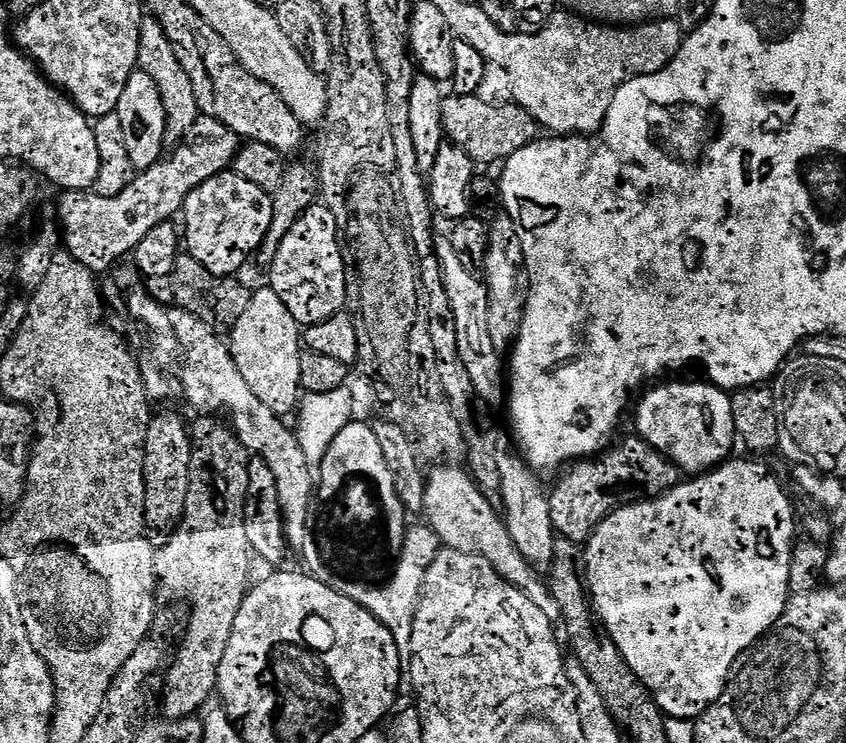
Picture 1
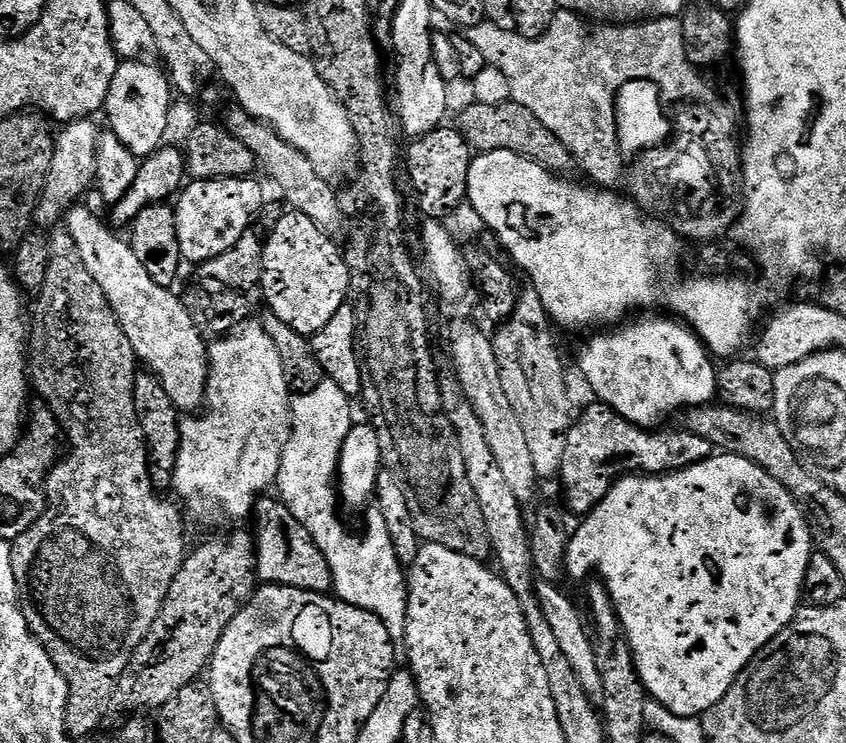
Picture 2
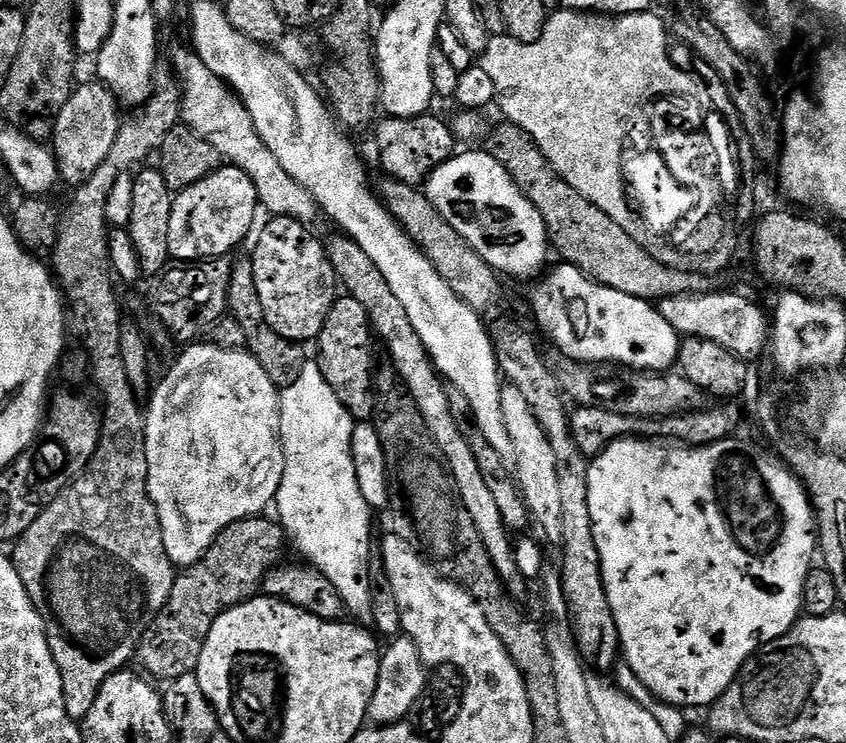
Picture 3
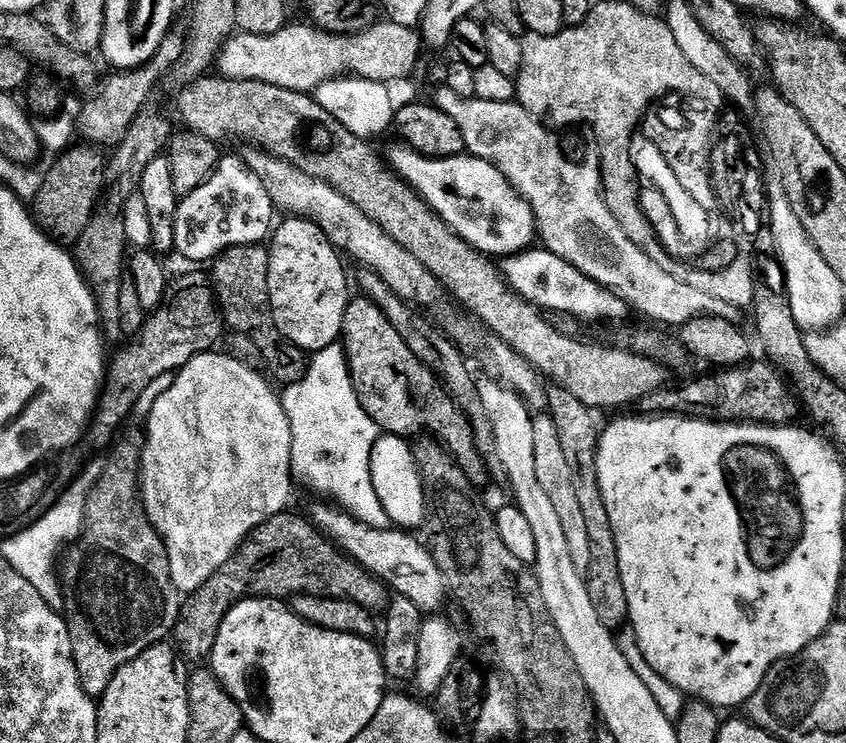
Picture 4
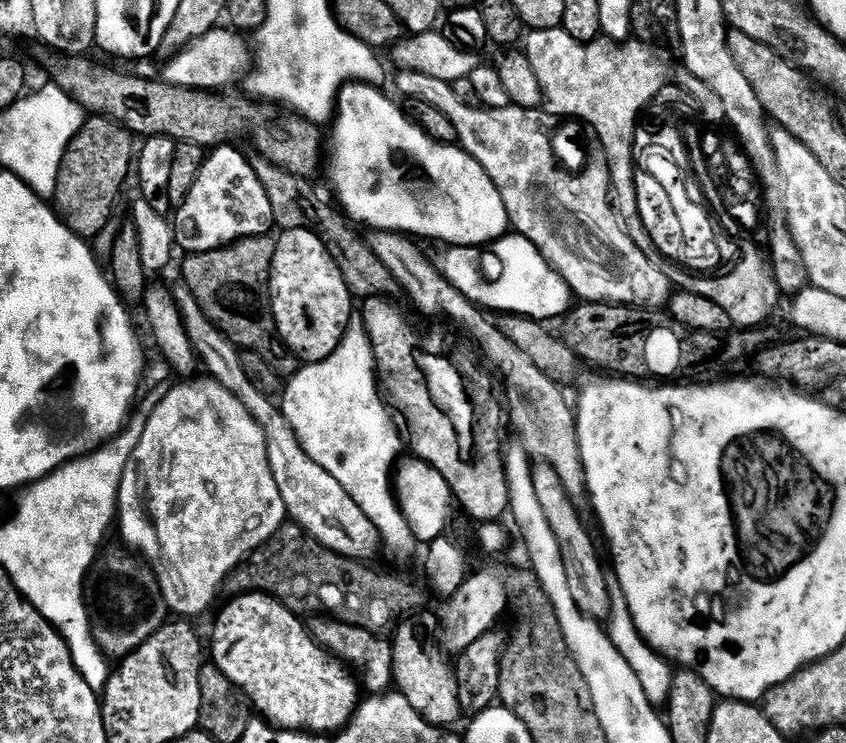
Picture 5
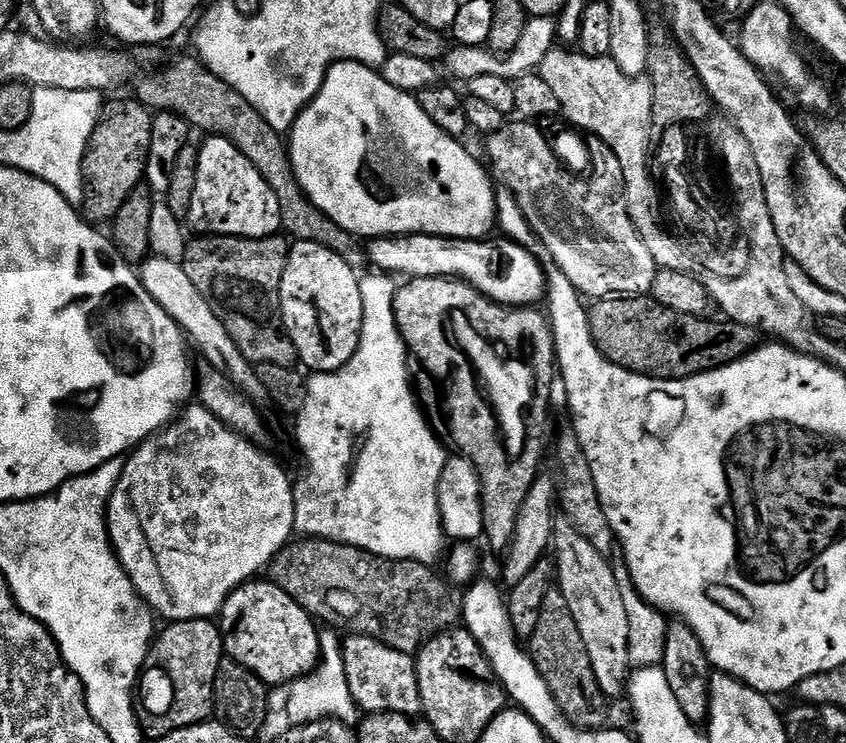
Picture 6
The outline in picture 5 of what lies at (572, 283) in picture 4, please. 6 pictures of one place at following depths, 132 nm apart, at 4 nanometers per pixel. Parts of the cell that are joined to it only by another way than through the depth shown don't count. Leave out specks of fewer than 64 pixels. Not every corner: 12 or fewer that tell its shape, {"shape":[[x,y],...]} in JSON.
{"shape":[[525,236],[452,246],[436,269],[477,306],[537,322],[573,307]]}

